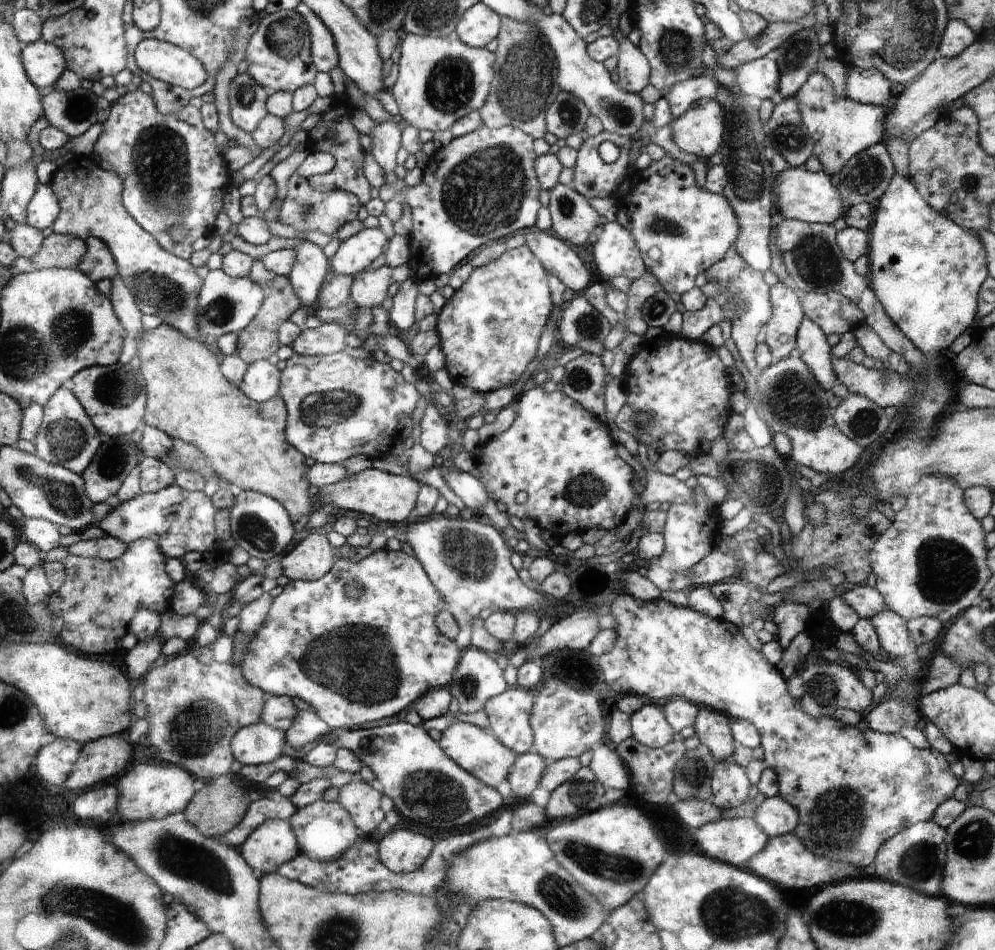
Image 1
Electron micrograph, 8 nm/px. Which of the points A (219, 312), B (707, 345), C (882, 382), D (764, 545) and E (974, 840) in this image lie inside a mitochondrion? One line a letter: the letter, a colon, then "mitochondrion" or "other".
A: mitochondrion
B: other
C: mitochondrion
D: other
E: mitochondrion

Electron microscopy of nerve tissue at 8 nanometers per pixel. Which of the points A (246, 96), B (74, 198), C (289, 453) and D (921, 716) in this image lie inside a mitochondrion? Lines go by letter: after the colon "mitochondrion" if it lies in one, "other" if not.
A: mitochondrion
B: other
C: other
D: other

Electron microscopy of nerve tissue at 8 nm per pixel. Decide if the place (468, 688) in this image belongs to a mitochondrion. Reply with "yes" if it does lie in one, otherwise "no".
yes

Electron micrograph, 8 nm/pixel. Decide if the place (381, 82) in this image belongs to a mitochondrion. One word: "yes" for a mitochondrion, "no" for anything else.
no

